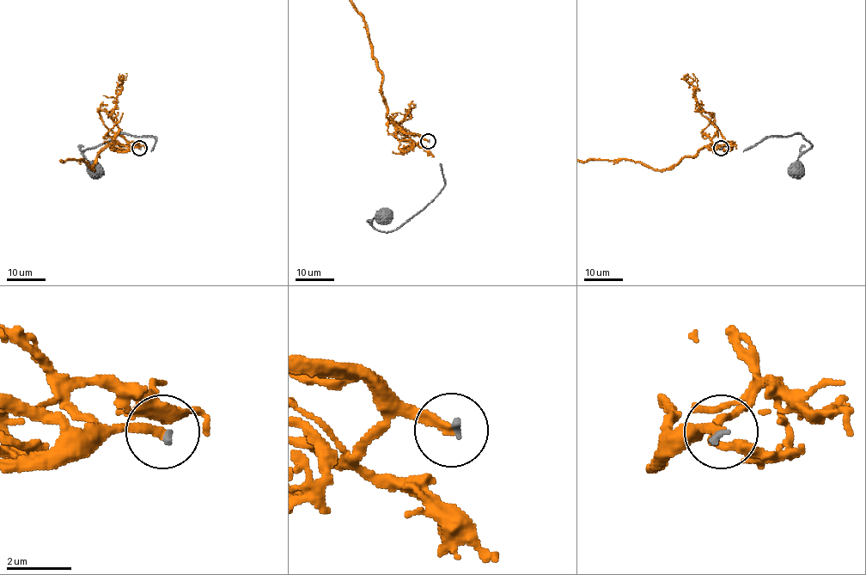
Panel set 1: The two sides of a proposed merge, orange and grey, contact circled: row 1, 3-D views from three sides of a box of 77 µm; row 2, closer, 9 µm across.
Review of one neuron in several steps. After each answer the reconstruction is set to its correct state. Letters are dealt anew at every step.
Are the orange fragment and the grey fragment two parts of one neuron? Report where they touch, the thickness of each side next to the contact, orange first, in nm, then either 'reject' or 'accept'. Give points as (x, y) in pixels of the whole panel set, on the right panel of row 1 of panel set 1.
at (721, 148); 260 nm thick on the orange side, 150 nm on the other; accept

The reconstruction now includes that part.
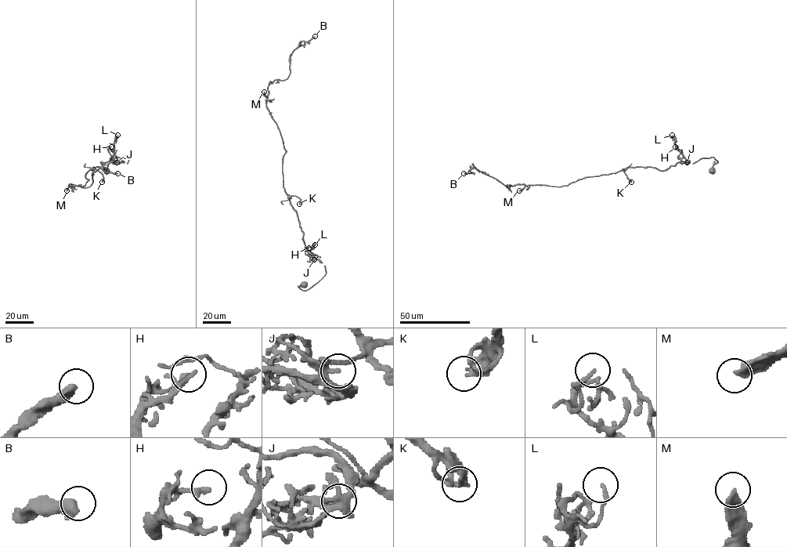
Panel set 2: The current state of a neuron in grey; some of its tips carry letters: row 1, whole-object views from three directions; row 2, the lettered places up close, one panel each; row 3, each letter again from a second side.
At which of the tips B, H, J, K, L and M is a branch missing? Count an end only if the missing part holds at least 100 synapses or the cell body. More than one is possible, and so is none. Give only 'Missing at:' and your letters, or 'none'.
Missing at: B

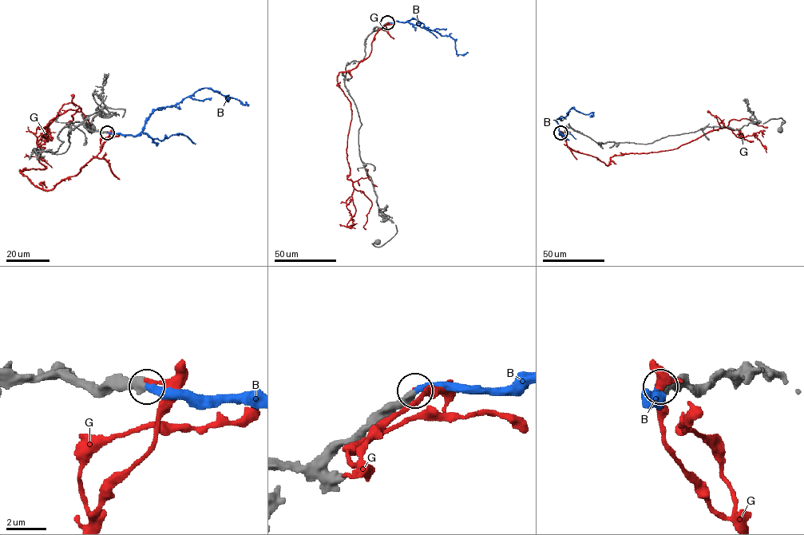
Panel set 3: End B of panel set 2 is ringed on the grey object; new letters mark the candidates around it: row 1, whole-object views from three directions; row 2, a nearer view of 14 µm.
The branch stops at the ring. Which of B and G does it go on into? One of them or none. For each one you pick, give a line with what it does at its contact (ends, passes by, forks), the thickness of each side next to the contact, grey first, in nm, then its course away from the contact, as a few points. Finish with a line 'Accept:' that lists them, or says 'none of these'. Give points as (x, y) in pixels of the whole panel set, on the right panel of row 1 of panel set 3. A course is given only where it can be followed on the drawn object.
B: it ends | 500/320 nm | via (560, 132), (559, 133), (556, 120), (564, 117), (572, 107), (584, 114), (592, 112), (590, 117)
Accept: B

